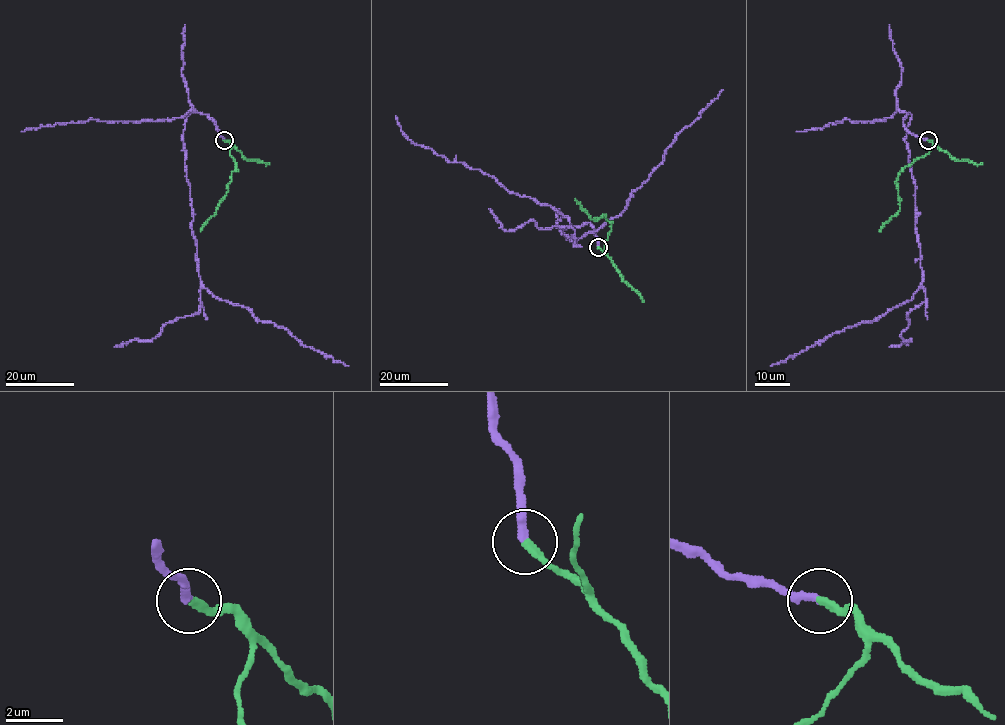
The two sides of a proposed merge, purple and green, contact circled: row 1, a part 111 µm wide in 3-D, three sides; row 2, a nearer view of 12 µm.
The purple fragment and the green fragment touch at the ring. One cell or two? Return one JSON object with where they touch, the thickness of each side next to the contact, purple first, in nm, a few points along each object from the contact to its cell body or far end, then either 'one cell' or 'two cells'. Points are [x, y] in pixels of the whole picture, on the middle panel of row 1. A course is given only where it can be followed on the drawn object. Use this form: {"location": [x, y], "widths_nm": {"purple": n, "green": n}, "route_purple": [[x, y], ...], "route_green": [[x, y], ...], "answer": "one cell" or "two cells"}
{"location": [598, 247], "widths_nm": {"purple": 280, "green": 280}, "route_purple": [[598, 247], [591, 224], [561, 231], [556, 225], [575, 242], [617, 217], [674, 138], [722, 90]], "route_green": [[598, 247], [606, 252], [604, 245], [610, 223], [604, 214], [591, 219], [574, 199]], "answer": "one cell"}

